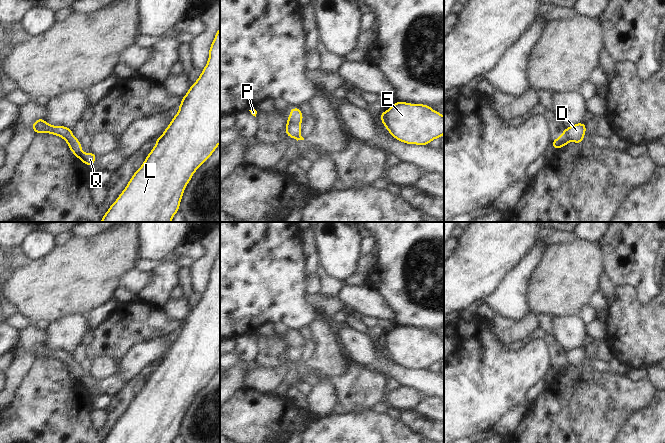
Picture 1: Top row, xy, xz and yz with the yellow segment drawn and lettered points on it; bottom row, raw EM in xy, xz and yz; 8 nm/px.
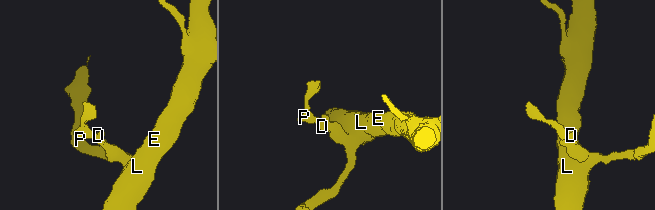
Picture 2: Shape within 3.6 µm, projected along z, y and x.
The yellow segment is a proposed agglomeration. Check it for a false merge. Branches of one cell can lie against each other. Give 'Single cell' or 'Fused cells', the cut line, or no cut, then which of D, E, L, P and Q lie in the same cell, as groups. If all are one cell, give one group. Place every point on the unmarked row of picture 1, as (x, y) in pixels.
Fused cells. Split along xz (288, 345), (300, 347). Groups: D P / E L Q.

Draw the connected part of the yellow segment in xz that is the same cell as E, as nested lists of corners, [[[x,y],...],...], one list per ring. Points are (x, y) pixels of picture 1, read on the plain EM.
[[[394,326],[380,343],[395,363],[406,368],[428,369],[444,358],[444,340],[424,328]]]

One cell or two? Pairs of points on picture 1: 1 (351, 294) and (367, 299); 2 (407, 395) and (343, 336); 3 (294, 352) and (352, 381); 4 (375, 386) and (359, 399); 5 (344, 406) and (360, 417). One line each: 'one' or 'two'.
1: one
2: two
3: two
4: one
5: two

